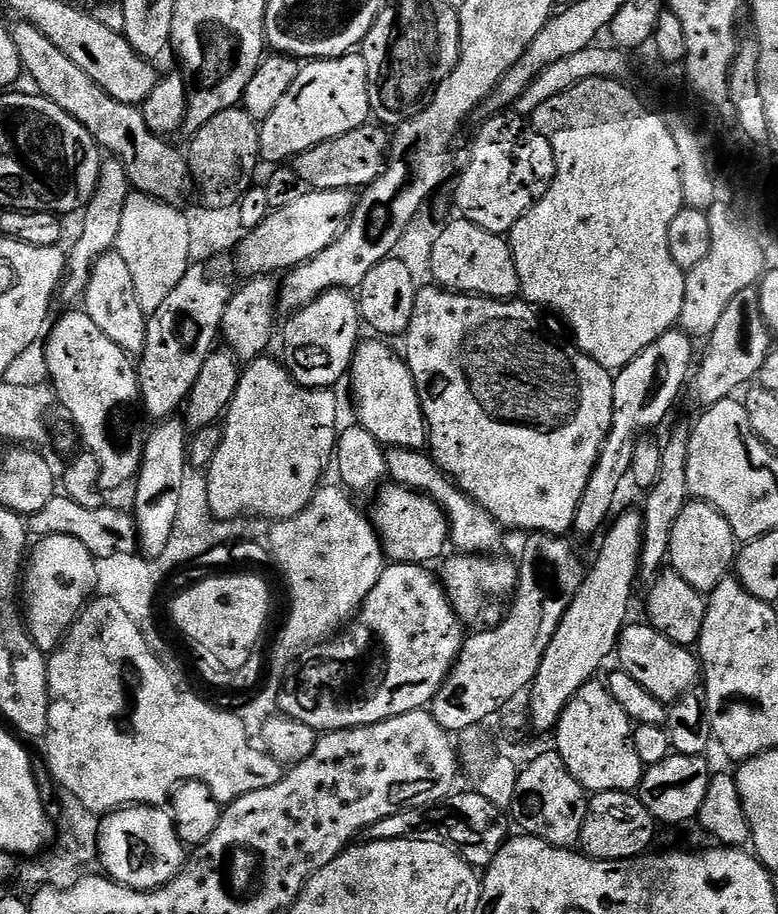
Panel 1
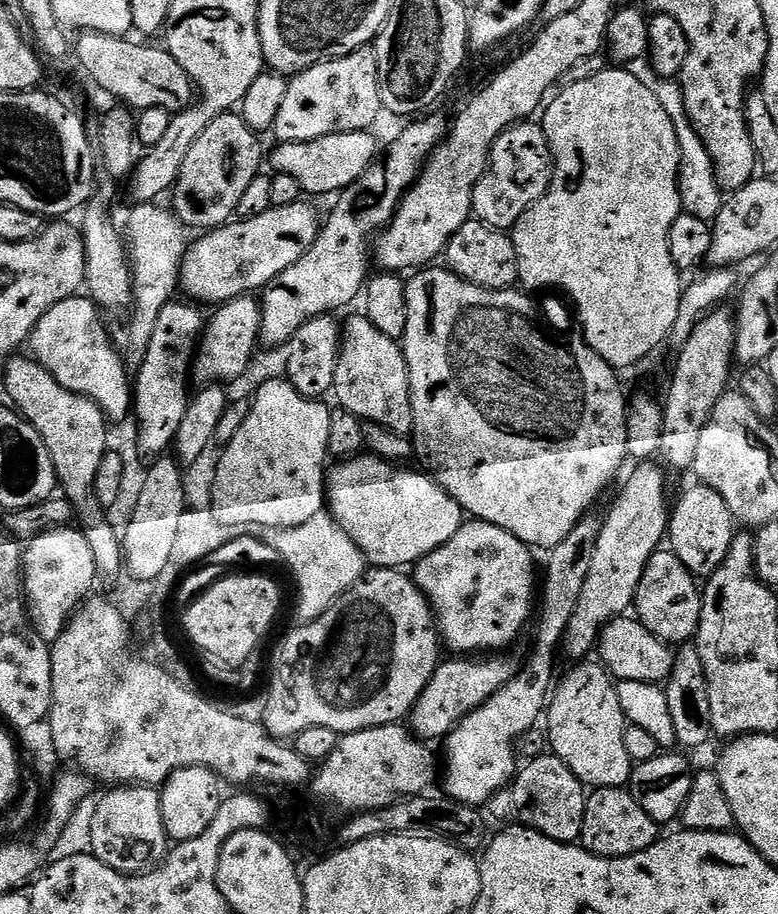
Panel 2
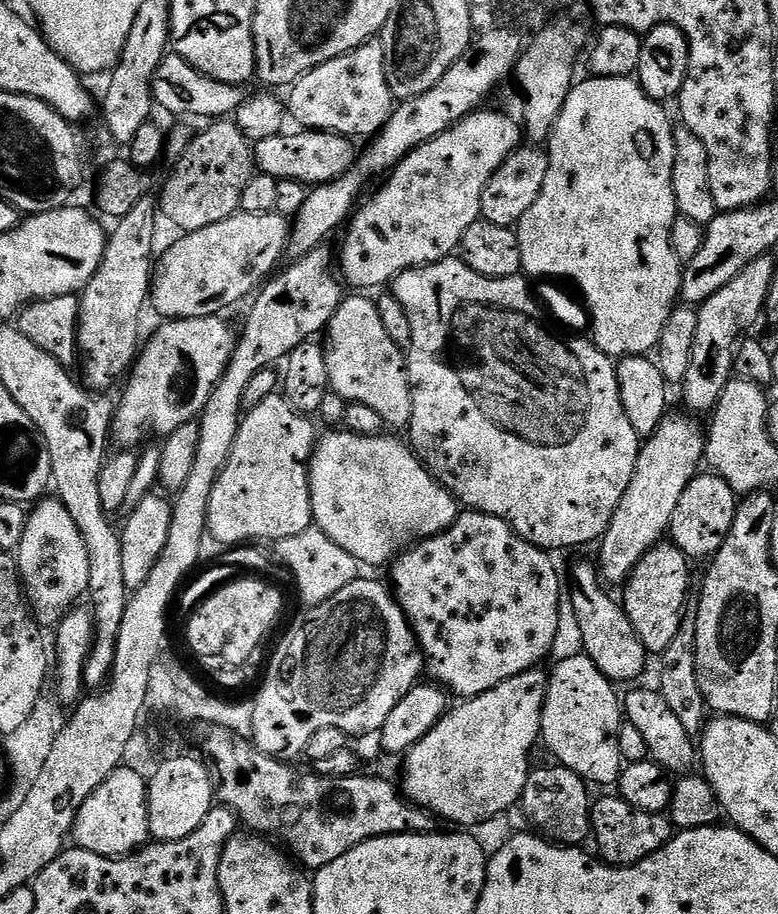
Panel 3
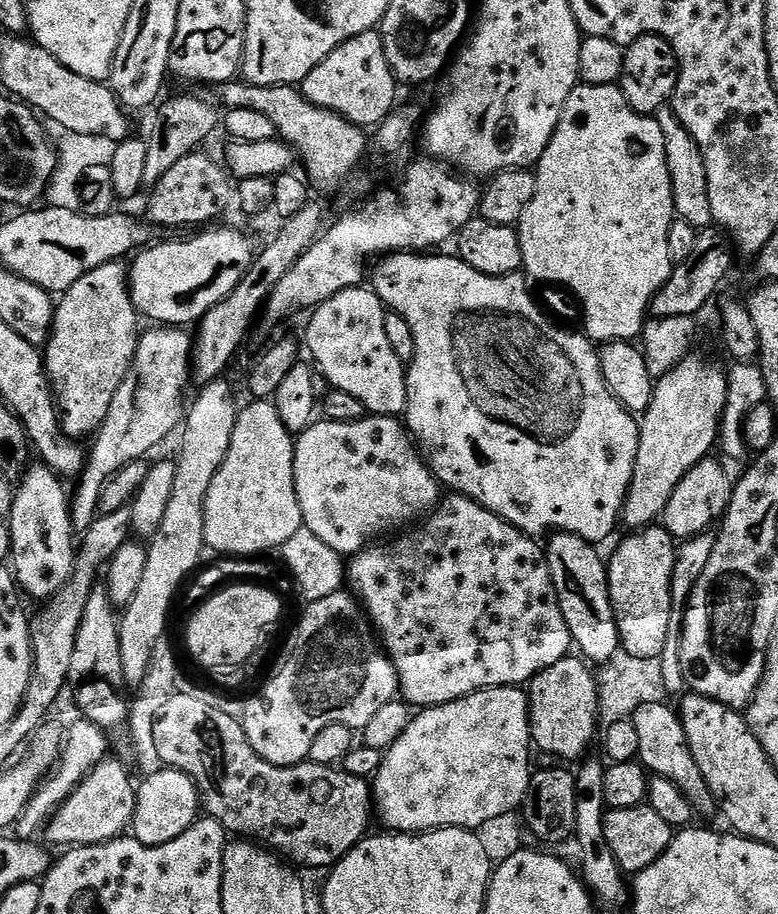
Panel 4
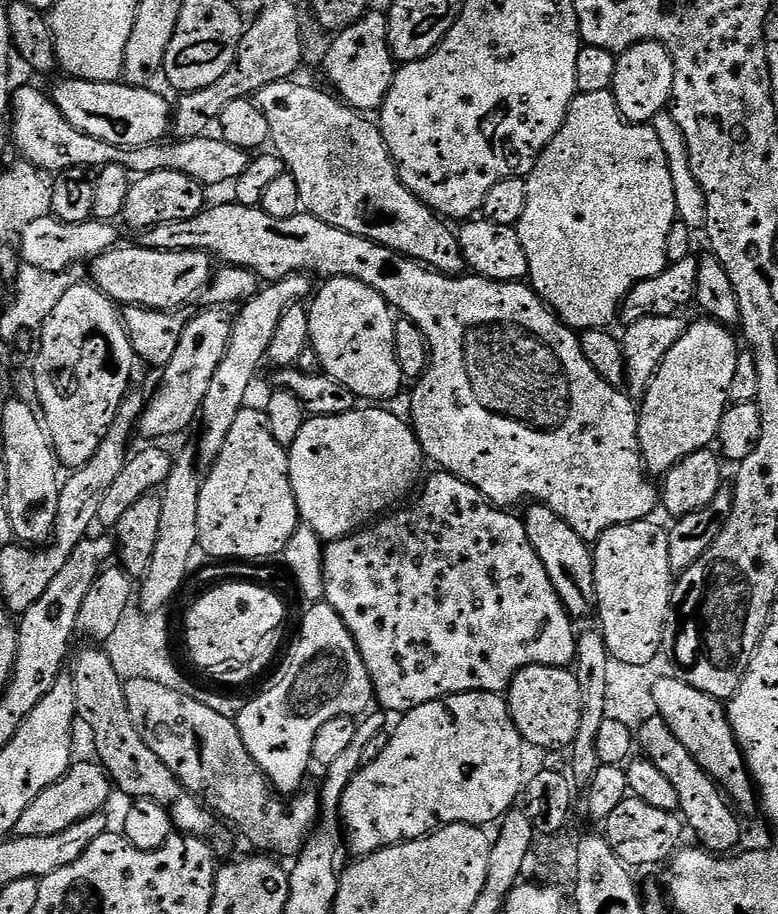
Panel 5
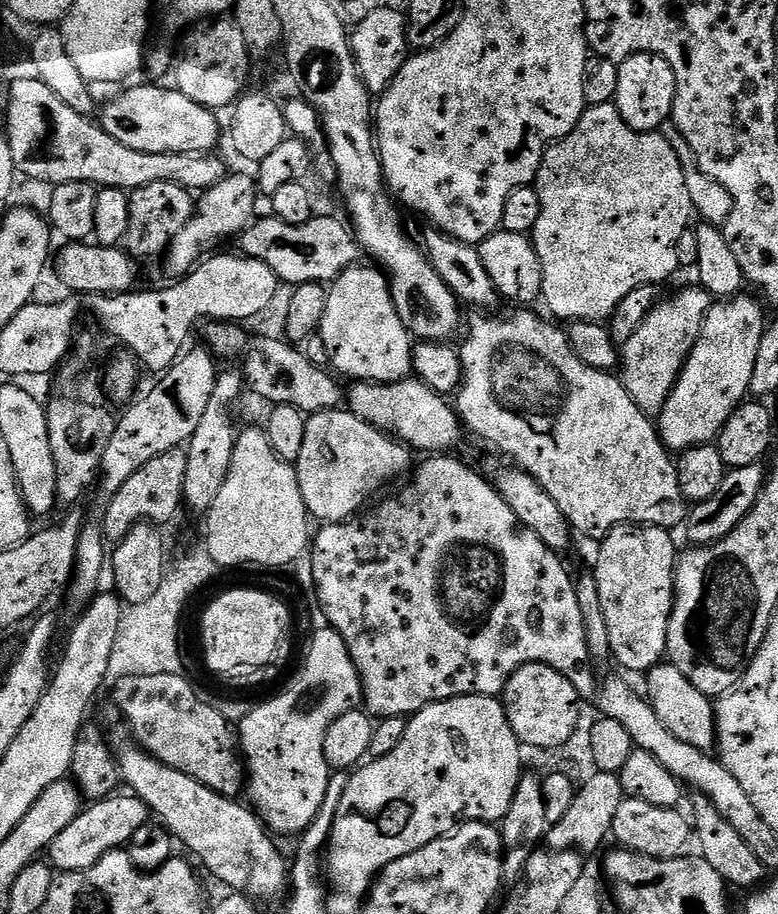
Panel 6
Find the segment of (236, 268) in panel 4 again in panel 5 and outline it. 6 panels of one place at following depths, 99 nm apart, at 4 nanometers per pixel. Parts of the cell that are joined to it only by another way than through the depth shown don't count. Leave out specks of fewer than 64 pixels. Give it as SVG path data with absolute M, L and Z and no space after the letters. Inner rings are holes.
M117 246L91 261L91 283L120 306L183 309L187 300L203 293L214 276L213 257L207 252L160 252L157 248Z

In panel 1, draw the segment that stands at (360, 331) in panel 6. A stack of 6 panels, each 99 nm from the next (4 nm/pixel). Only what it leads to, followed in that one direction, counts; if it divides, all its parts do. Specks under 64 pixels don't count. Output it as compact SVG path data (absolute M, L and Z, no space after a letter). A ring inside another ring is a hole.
M365 339L352 355L350 381L352 400L356 403L355 419L385 449L423 449L428 442L428 424L424 421L424 411L408 365L384 345L387 343L371 339Z

